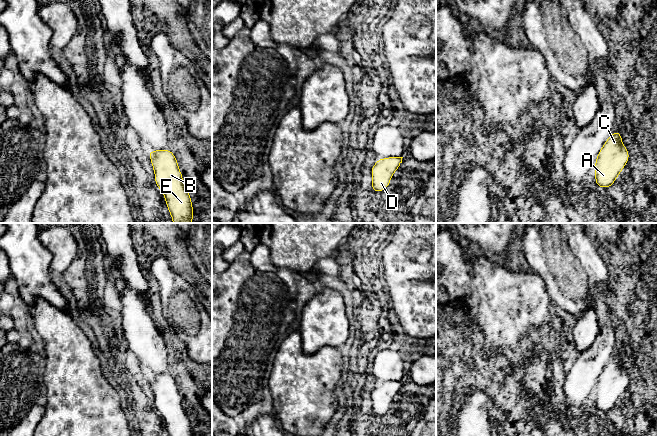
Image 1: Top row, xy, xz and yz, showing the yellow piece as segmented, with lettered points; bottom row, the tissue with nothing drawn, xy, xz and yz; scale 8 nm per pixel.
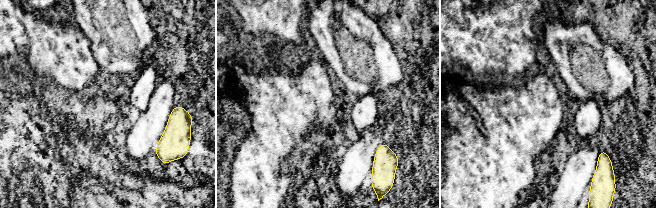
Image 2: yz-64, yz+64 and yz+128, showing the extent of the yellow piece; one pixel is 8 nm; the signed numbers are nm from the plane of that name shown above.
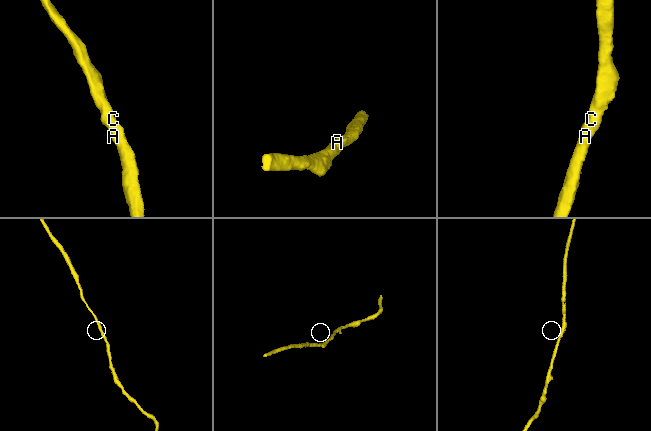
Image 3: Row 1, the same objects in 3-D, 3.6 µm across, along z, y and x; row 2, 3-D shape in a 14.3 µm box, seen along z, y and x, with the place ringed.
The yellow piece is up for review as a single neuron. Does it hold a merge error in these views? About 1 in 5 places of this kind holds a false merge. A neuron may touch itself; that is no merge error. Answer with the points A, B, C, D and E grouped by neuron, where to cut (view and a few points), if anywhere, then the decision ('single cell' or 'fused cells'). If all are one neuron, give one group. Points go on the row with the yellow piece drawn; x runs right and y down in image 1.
A B C D E | no cut | single cell

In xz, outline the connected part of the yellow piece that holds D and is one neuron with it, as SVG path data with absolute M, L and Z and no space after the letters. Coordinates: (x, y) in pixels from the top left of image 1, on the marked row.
M388 157L376 161L371 169L371 188L374 192L381 192L389 186L392 175L402 163L402 158L403 157Z

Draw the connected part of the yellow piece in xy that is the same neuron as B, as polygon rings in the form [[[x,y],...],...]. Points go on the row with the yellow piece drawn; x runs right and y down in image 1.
[[[148,151],[155,183],[163,193],[173,223],[192,223],[194,209],[188,189],[172,151]]]

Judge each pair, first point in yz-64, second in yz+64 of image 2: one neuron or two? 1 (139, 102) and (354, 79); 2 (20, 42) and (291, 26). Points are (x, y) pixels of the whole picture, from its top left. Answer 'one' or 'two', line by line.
1: two
2: two

